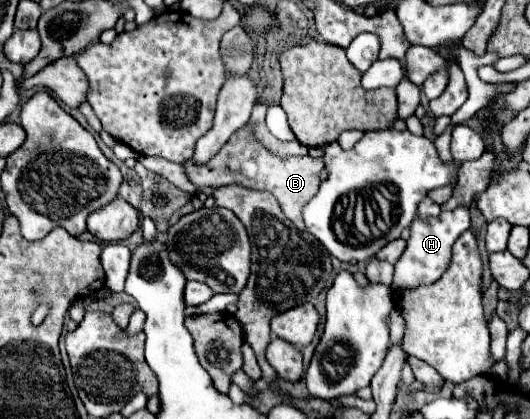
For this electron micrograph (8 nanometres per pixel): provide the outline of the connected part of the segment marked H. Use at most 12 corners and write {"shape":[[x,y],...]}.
{"shape":[[466,205],[416,217],[392,289],[436,283],[470,229]]}

